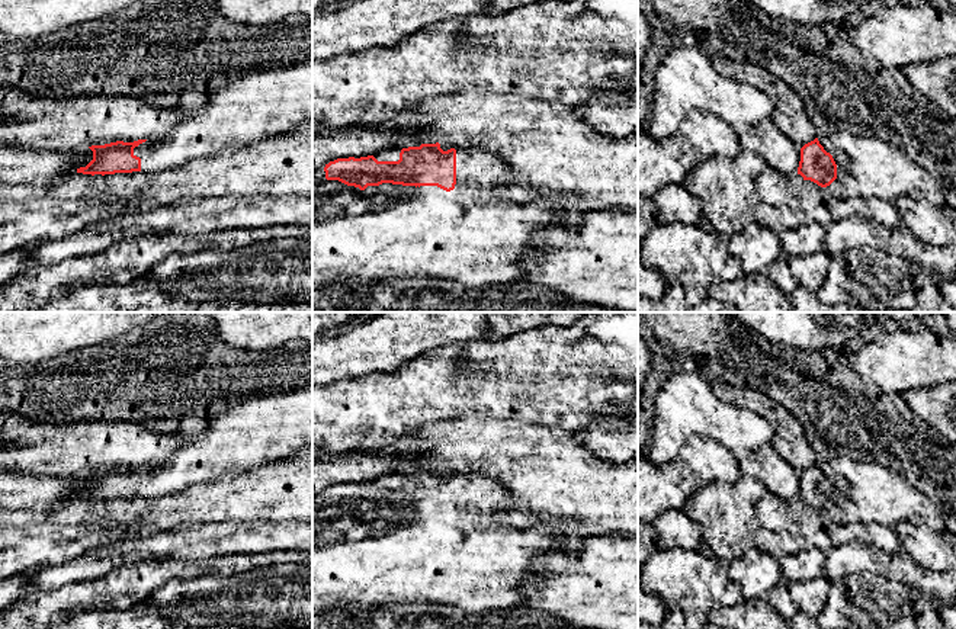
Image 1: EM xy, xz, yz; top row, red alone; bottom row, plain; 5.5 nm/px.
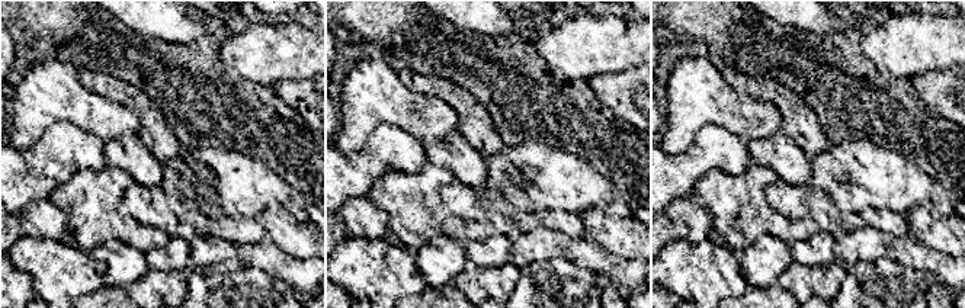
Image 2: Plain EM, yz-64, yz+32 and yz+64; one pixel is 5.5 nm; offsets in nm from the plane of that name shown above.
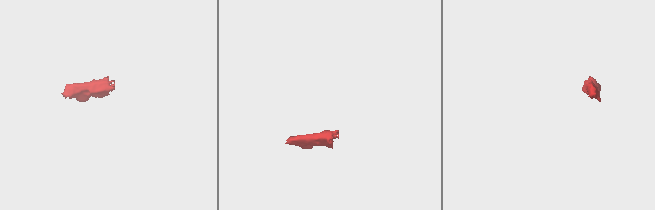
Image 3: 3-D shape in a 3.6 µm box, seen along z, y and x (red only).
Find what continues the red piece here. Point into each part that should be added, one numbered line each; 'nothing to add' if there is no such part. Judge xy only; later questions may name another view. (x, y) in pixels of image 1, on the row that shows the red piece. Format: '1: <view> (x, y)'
1: xy (262, 105)

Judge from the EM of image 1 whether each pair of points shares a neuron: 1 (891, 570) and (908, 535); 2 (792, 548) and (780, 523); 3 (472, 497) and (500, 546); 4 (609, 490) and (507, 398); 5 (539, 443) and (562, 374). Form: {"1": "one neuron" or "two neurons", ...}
{"1": "two neurons", "2": "two neurons", "3": "one neuron", "4": "two neurons", "5": "two neurons"}

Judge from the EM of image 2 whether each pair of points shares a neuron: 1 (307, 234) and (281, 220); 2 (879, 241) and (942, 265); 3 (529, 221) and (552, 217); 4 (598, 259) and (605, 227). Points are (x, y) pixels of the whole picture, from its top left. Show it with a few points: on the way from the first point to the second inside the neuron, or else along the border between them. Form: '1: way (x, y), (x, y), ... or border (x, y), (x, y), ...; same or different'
1: way (301, 234), (295, 234), (287, 225); same
2: way (895, 247), (926, 260); same
3: way (535, 221), (547, 218); same
4: border (586, 236), (612, 253), (632, 259); different

